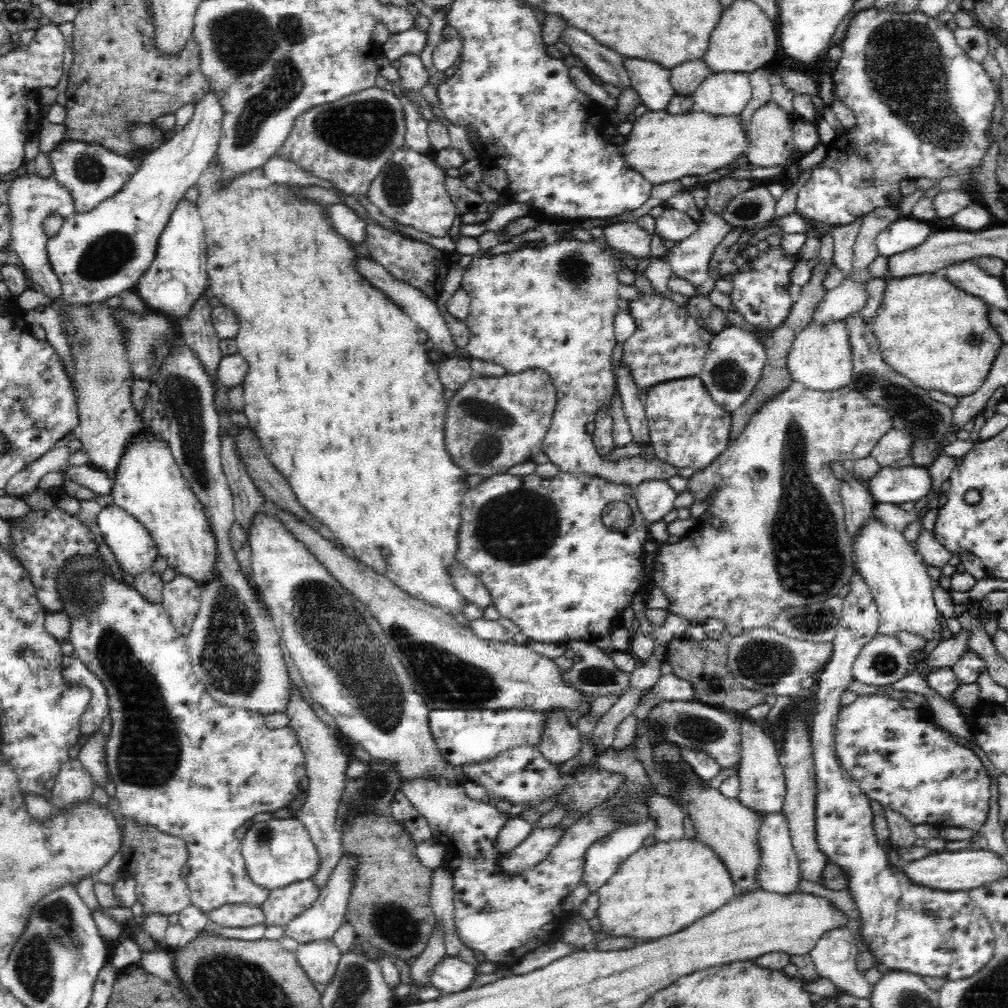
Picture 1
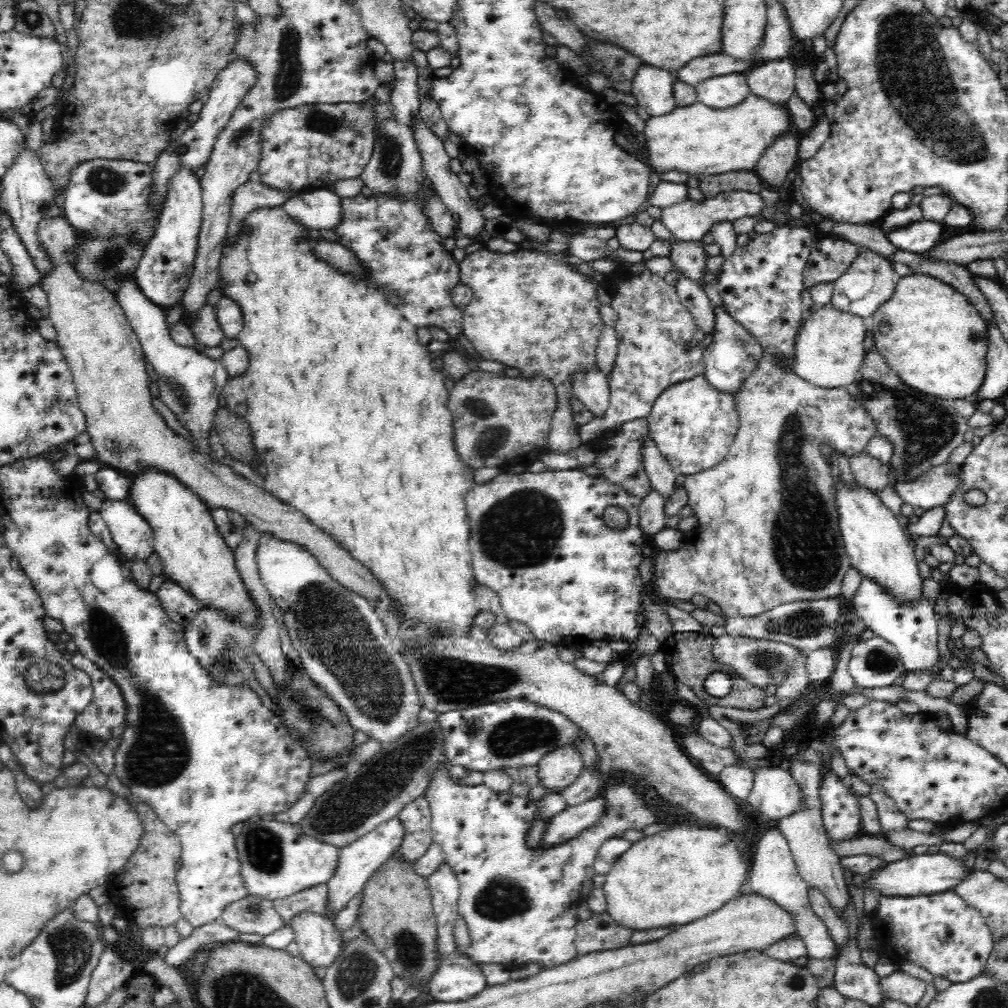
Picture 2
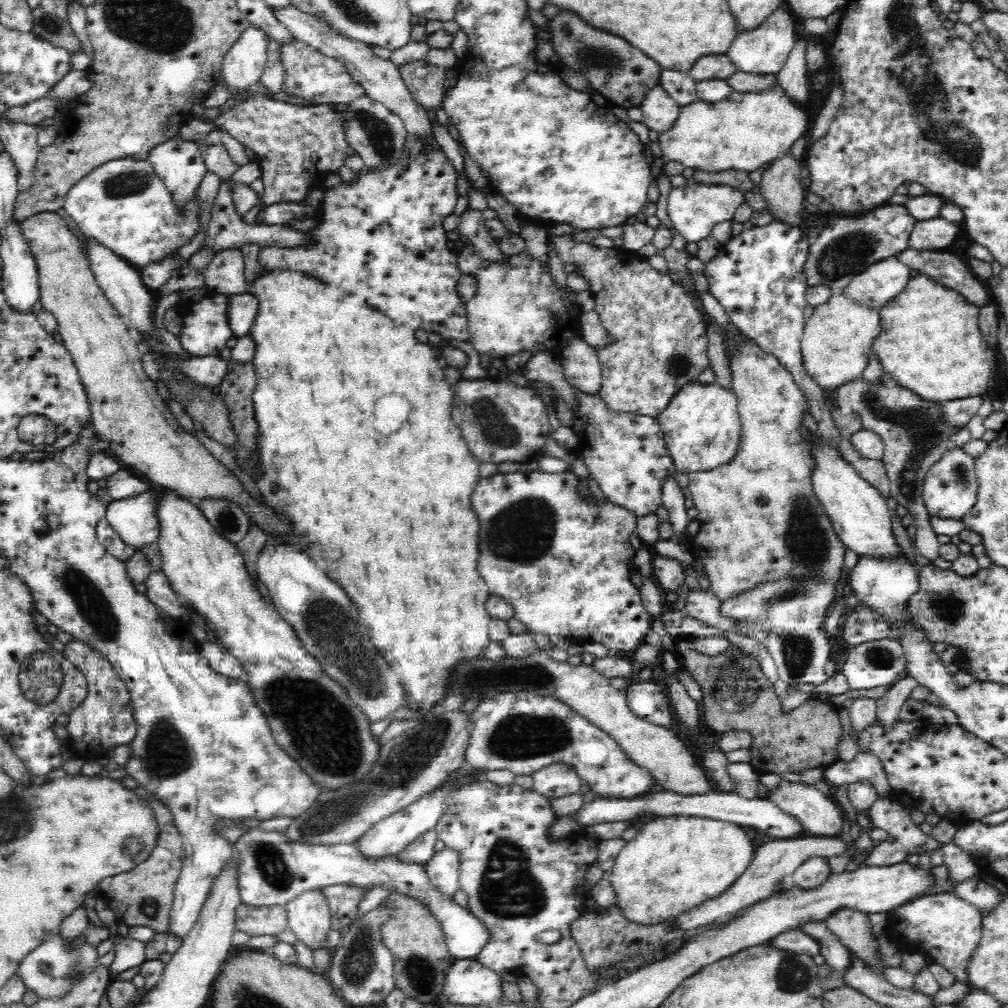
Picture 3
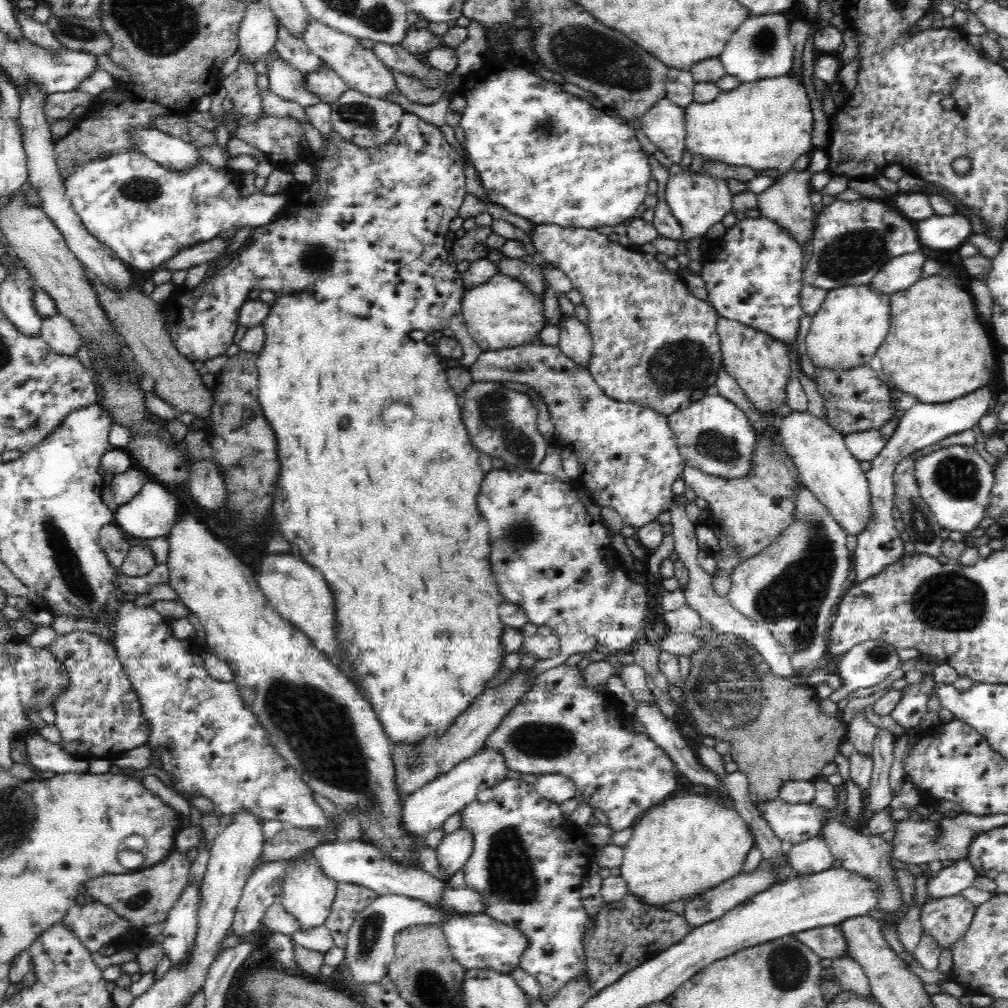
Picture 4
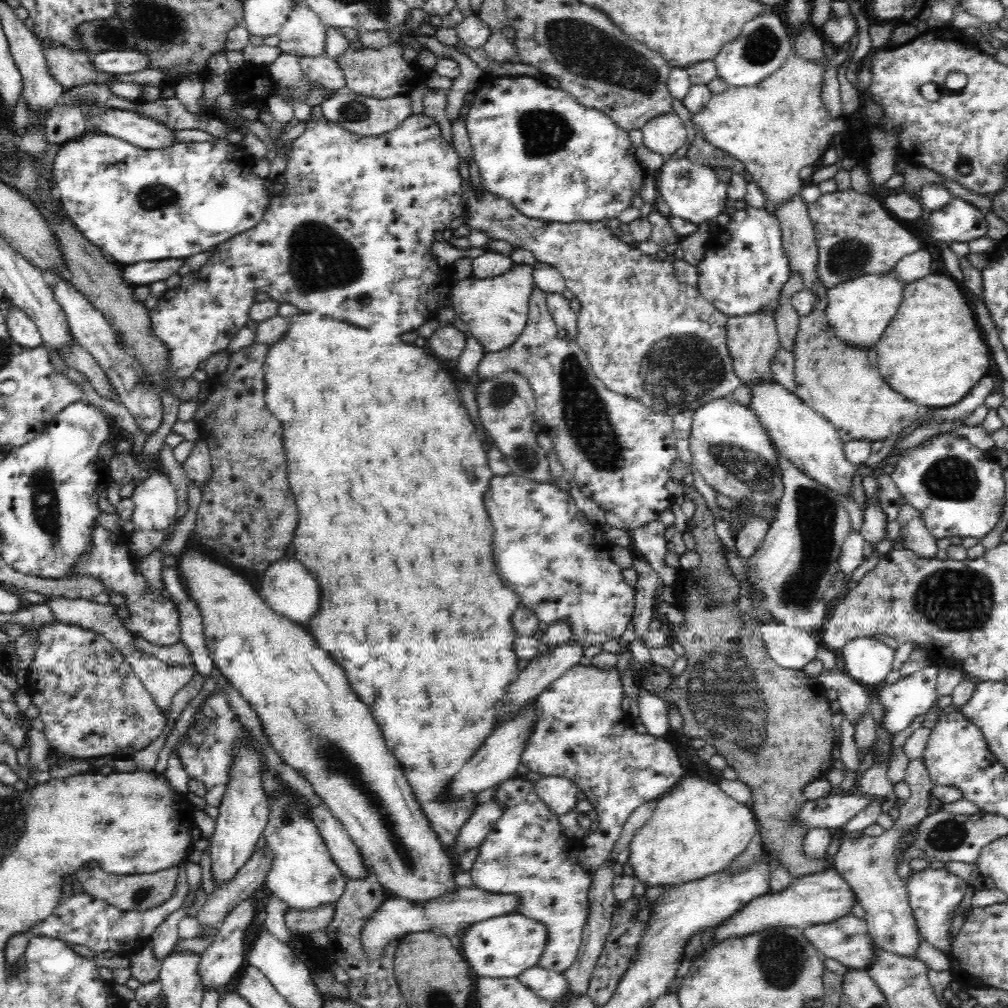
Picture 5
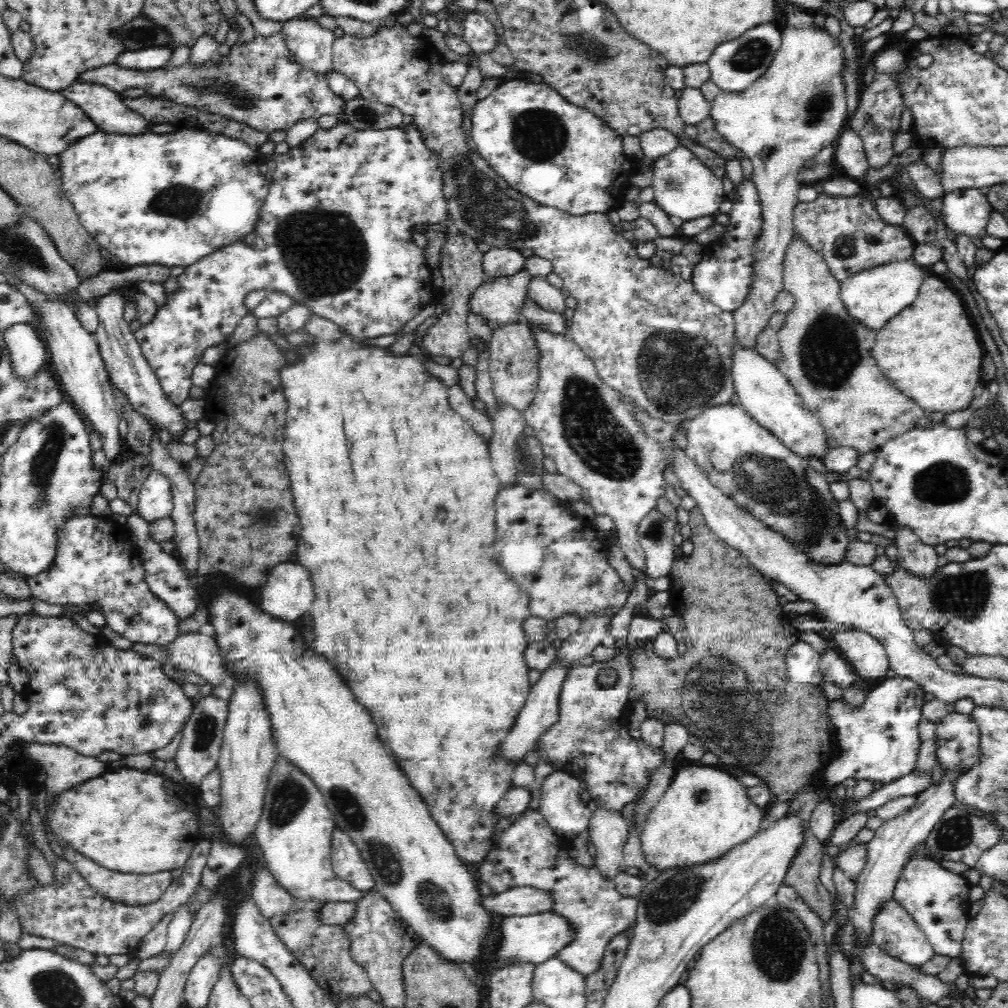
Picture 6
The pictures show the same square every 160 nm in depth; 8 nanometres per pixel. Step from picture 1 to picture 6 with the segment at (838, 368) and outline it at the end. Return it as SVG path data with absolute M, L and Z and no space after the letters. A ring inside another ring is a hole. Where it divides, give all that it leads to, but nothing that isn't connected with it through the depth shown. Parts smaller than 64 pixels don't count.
M911 258L875 266L840 282L839 298L853 320L877 334L892 316L896 316L904 306L914 302L920 284L930 273L930 270L914 265Z

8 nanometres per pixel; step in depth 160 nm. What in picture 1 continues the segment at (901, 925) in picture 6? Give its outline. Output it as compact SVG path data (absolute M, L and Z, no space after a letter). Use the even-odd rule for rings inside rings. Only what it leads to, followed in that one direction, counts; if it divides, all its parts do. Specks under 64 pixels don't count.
M744 720L739 723L741 736L741 762L739 764L738 800L752 811L766 812L766 815L780 813L785 798L784 771L779 763L778 740L756 721Z

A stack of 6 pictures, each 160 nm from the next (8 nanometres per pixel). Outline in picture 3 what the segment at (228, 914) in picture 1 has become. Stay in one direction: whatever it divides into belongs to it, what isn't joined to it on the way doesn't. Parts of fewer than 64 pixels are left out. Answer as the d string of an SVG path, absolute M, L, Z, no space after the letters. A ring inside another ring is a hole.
M240 900L234 914L235 930L251 937L276 936L288 927L286 905L249 906Z

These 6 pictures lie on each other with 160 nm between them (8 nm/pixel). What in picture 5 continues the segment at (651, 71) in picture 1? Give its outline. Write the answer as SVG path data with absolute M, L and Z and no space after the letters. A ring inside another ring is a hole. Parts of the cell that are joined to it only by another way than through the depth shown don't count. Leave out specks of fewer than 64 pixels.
M670 110L649 121L642 129L643 144L664 158L686 143L686 128L678 113Z

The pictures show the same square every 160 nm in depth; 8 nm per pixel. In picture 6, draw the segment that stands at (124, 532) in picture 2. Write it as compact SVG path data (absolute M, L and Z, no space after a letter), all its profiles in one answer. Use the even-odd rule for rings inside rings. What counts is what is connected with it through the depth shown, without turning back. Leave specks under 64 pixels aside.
M152 470L139 492L135 511L148 524L158 519L168 518L173 511L173 496L170 481L164 474Z

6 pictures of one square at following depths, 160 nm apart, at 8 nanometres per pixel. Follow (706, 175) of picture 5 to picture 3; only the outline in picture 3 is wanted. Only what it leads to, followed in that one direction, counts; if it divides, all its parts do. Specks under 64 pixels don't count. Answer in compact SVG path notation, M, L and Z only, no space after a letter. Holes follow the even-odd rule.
M690 182L688 186L671 188L667 198L667 214L676 232L689 242L700 242L711 234L711 230L724 221L732 221L736 209L745 203L742 190L726 185L704 185Z

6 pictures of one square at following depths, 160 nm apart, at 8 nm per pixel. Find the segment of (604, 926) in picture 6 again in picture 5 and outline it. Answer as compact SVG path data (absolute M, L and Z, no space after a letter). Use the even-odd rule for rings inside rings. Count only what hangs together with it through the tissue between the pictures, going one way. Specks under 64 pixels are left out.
M520 776L505 780L494 788L490 802L498 803L503 812L477 848L476 861L469 871L472 876L471 886L494 894L518 897L520 906L516 906L512 913L536 919L548 930L545 950L535 965L563 973L571 968L583 944L583 929L588 915L587 894L591 886L591 876L585 873L577 860L584 847L577 844L578 839L569 838L562 832L558 816L538 797L533 781Z

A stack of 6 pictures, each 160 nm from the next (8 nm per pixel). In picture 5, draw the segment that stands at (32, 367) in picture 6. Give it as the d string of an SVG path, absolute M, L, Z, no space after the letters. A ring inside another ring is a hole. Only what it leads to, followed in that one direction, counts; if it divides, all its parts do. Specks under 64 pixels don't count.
M10 304L8 312L5 314L8 331L12 339L24 350L36 349L43 345L42 334L30 317L21 309Z

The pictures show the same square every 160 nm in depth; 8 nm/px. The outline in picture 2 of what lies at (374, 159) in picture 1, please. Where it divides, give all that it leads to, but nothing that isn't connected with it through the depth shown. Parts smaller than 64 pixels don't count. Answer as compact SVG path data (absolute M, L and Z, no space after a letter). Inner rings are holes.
M338 102L336 104L307 104L288 107L278 114L273 114L260 130L261 158L258 172L261 184L279 190L298 190L304 193L310 190L327 188L340 180L358 178L369 163L375 147L377 135L376 119L373 106L363 102Z

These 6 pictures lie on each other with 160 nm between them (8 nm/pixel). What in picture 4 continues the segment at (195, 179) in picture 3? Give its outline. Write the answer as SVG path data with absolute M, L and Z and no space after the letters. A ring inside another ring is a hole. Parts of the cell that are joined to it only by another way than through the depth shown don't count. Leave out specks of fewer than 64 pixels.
M138 129L131 134L136 150L164 169L188 170L197 165L198 149L192 143L158 129Z

